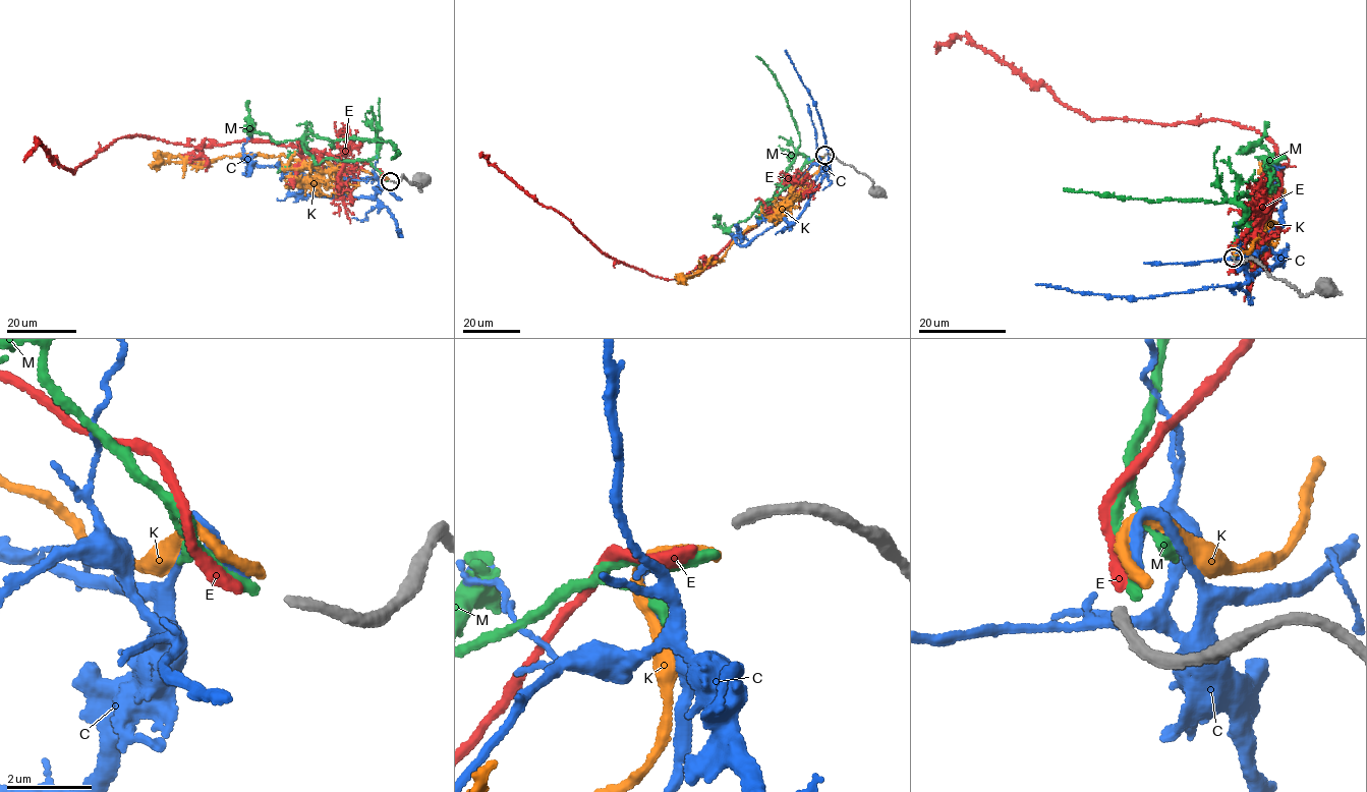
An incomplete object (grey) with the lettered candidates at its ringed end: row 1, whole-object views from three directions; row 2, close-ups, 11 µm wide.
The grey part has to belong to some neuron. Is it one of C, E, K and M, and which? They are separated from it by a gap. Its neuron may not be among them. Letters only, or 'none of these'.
none of these

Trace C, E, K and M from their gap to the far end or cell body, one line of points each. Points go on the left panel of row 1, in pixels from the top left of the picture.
C: (387, 179), (349, 178), (333, 168), (255, 166), (244, 155), (251, 165), (246, 176)
E: (387, 180), (368, 163), (271, 142), (192, 147), (122, 136), (72, 173), (53, 162), (37, 139), (24, 161)
K: (388, 178), (364, 171), (343, 174), (321, 170), (281, 156), (237, 155), (149, 165)
M: (388, 180), (368, 160), (325, 159), (318, 164), (297, 140), (275, 142), (251, 131), (248, 118), (245, 132)

